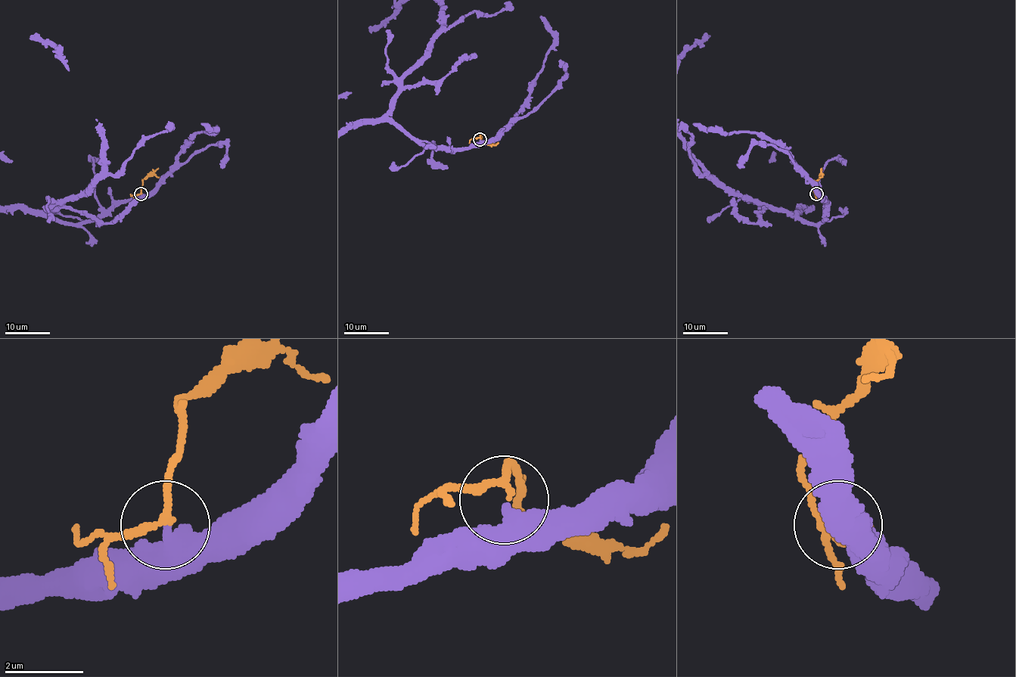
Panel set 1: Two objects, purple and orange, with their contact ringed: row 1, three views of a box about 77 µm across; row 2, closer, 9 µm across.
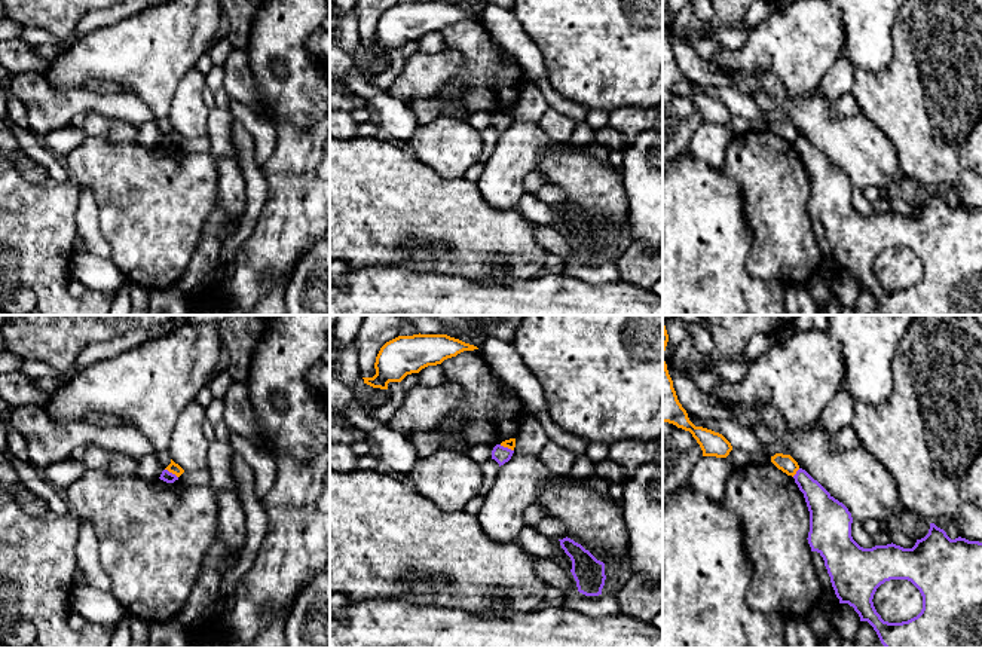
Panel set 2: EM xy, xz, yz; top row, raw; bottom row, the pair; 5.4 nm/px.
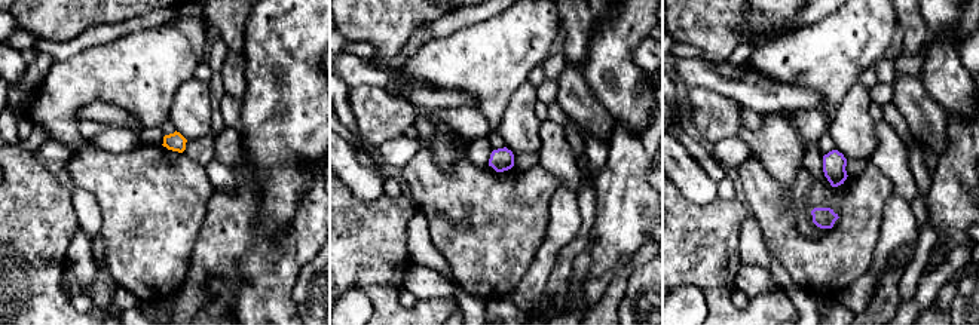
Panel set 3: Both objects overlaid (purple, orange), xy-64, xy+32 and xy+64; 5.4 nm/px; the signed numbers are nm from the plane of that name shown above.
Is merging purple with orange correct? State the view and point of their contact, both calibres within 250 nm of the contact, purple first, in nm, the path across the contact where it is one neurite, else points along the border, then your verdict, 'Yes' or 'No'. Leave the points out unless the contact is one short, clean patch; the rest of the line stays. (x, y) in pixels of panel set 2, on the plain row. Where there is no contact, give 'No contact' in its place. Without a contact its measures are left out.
Touches purple at xy (171, 140). Thickness 60 nm (purple) against 60 nm. Boundary: xy (165, 135), (177, 144). No

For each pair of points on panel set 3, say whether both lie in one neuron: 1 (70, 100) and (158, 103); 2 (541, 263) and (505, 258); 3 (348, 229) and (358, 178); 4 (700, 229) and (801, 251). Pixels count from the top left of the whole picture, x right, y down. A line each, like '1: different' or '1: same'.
1: same
2: different
3: different
4: different

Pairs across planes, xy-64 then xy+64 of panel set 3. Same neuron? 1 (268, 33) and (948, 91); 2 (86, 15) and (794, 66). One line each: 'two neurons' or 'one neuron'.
1: one neuron
2: two neurons

